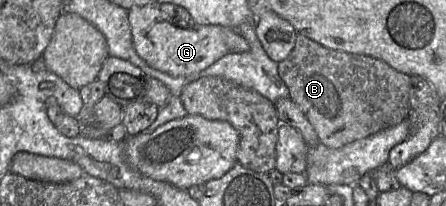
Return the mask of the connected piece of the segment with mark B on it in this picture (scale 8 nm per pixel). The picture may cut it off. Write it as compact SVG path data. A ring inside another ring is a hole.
M301 33L297 34L295 46L291 51L291 53L288 55L288 57L278 62L278 74L289 90L289 96L290 96L289 98L291 98L291 100L293 100L300 107L301 111L307 117L309 122L312 124L313 128L315 129L318 135L319 141L323 145L332 149L342 148L345 145L355 140L368 137L383 129L394 126L402 122L403 120L405 120L410 111L410 104L409 104L410 76L409 75L401 73L393 69L384 61L373 58L371 56L347 53L347 52L333 50L324 47L321 44L311 40L310 38L304 36Z

